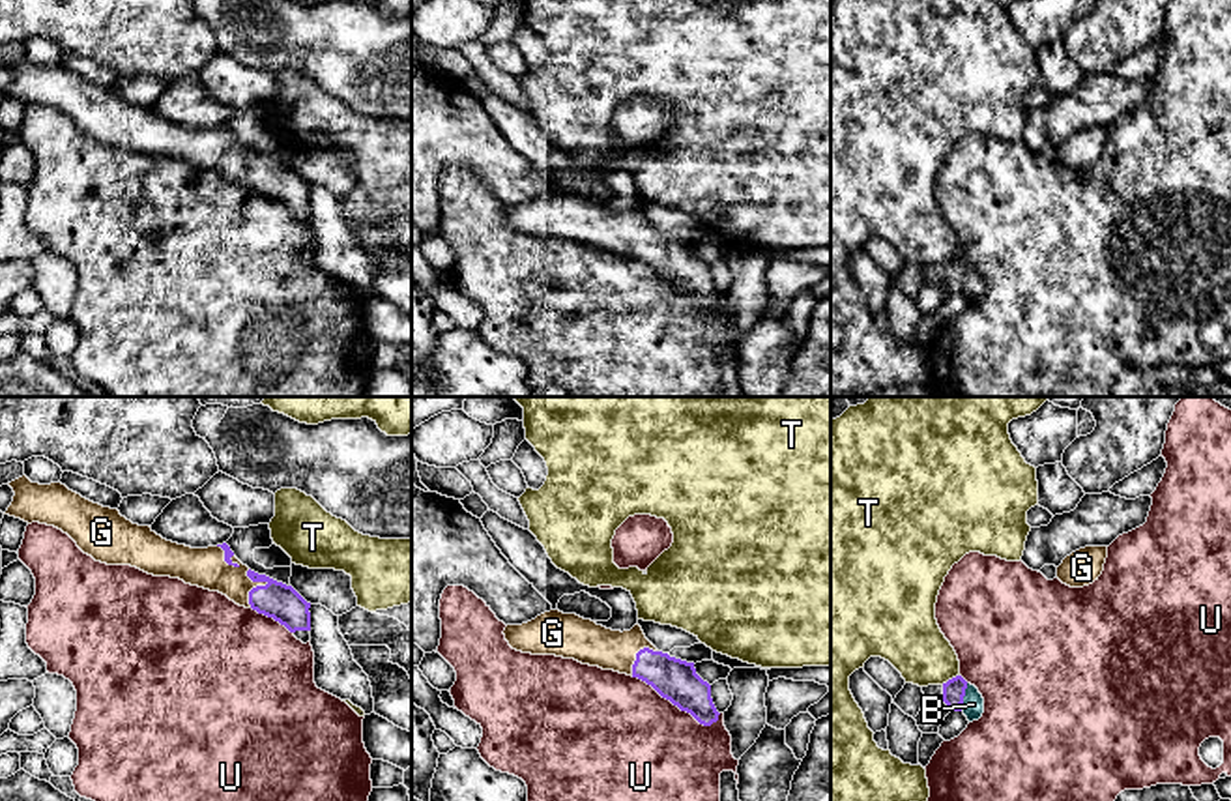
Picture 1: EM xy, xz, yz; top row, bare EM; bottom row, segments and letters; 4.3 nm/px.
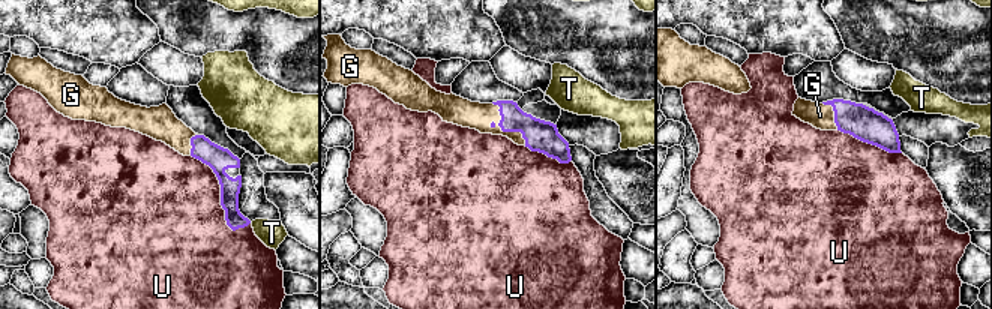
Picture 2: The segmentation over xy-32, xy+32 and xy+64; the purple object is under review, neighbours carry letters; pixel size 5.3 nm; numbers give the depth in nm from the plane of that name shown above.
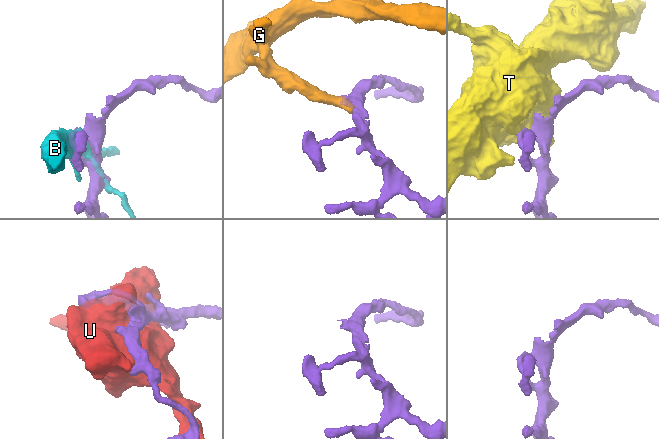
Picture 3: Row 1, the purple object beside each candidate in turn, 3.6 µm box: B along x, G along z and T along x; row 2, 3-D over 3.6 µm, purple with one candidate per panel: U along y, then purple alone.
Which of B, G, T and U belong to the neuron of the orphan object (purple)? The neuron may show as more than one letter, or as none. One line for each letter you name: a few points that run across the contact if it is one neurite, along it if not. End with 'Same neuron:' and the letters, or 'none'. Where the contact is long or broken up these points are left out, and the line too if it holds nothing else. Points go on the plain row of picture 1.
G: Line: xy (283, 184), (253, 169), (204, 148)
Same neuron: G

